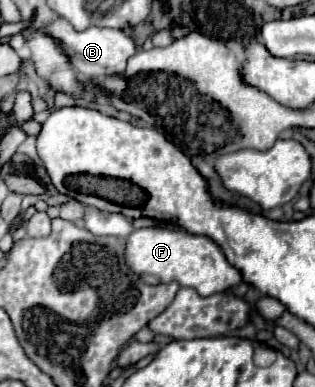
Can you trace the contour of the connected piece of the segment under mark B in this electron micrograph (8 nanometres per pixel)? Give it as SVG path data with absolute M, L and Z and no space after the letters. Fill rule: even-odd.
M54 19L48 25L44 25L40 31L44 31L44 35L52 35L54 39L60 39L60 47L64 47L64 53L70 57L72 67L90 79L104 79L108 75L122 75L126 69L128 57L136 53L134 41L124 31L116 31L116 29L88 27L86 31L78 33L72 29L72 25L68 21Z

